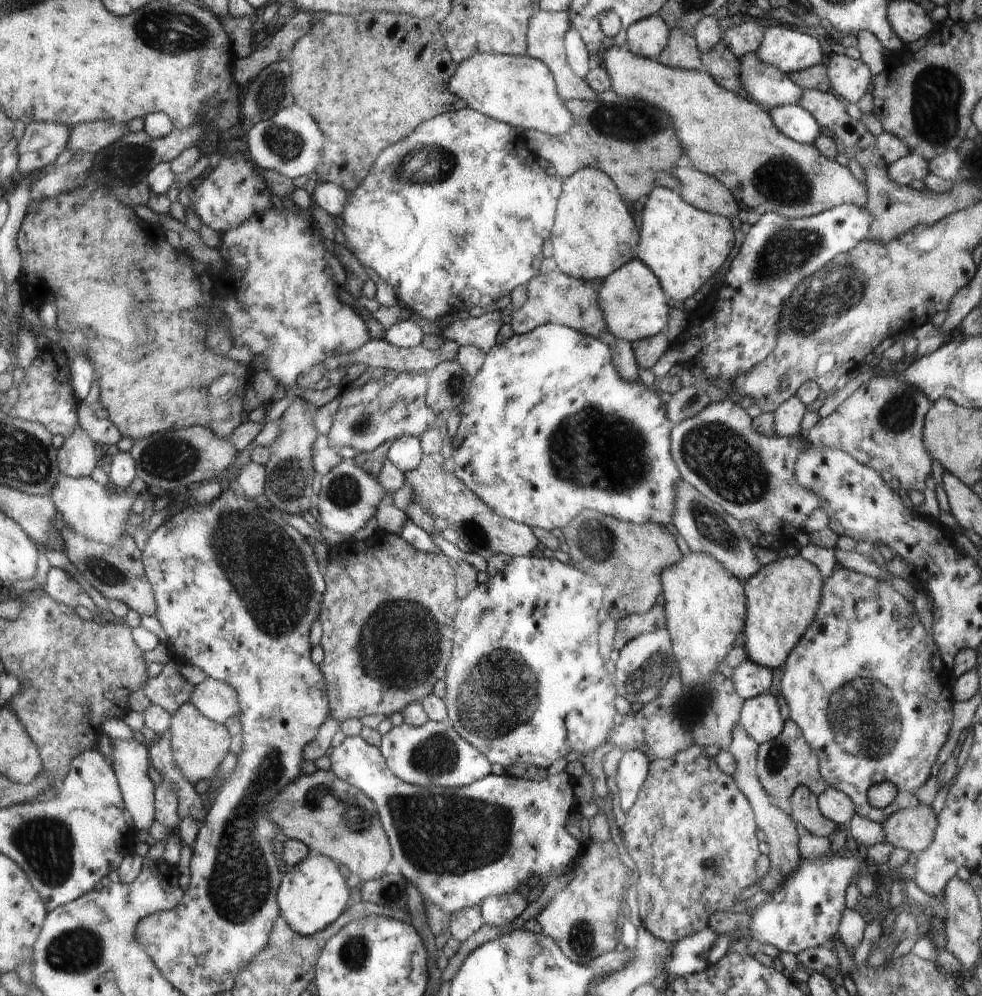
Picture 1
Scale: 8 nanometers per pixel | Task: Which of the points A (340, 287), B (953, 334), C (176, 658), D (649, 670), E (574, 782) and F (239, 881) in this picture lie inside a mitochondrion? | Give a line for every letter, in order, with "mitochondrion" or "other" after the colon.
A: other
B: other
C: other
D: mitochondrion
E: other
F: mitochondrion

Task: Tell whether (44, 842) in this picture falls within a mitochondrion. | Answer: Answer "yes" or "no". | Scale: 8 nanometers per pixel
yes

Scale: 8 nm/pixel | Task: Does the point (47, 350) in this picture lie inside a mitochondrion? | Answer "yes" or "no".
no

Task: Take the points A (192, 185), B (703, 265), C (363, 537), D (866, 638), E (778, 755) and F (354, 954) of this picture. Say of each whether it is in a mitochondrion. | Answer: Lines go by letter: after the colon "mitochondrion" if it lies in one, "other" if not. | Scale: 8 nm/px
A: other
B: other
C: other
D: other
E: mitochondrion
F: mitochondrion

